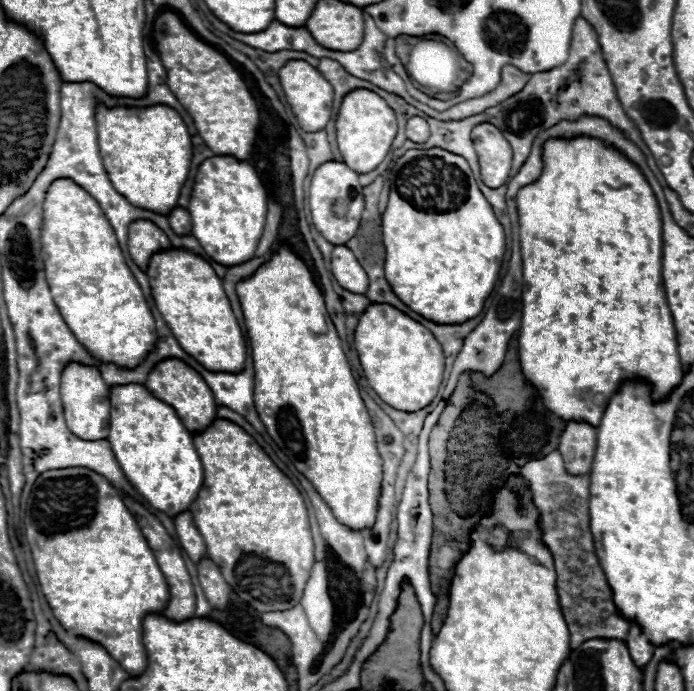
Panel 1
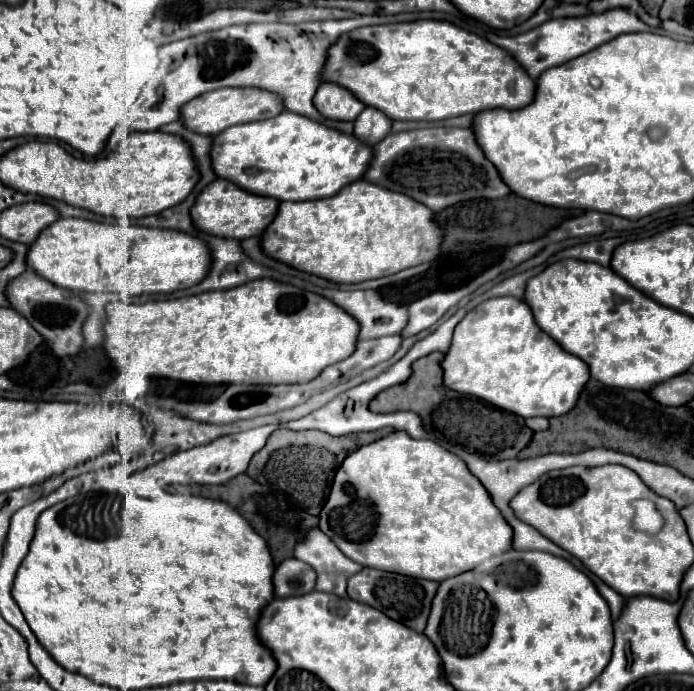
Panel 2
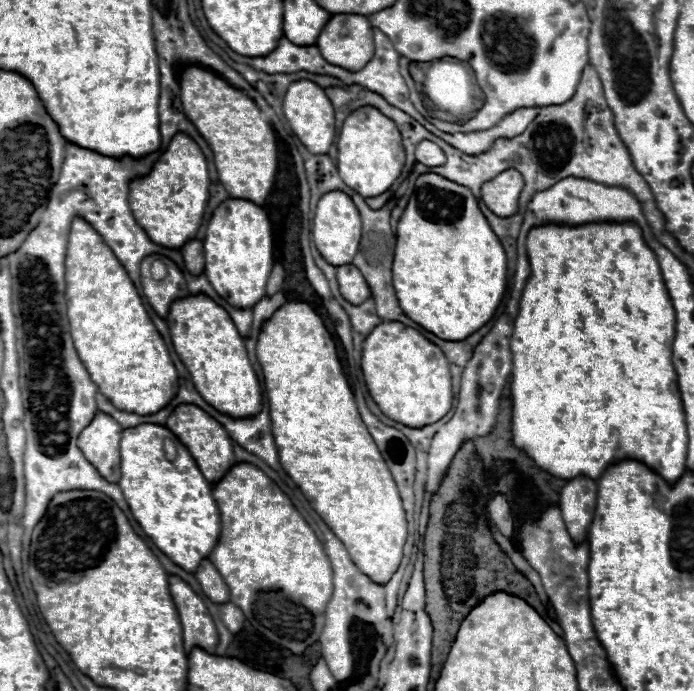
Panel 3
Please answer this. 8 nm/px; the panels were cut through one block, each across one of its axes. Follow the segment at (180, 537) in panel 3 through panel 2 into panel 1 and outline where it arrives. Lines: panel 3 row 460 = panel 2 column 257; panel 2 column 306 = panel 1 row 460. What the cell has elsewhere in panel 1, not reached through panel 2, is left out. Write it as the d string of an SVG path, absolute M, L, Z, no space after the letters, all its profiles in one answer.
M120 384L110 388L110 432L108 442L120 468L134 488L168 516L190 508L202 486L202 462L192 444L192 434L178 418L176 410L152 396L140 384Z

